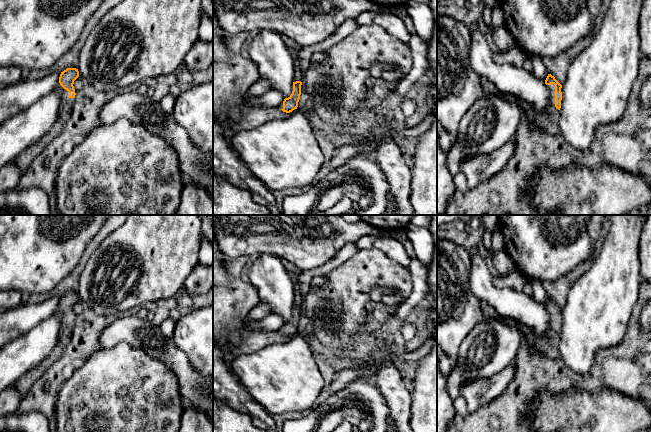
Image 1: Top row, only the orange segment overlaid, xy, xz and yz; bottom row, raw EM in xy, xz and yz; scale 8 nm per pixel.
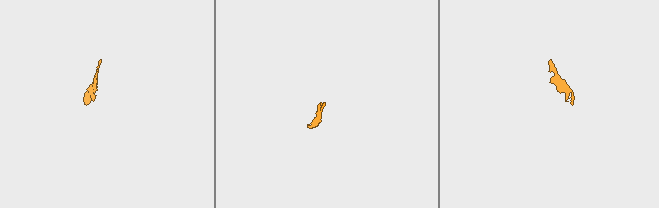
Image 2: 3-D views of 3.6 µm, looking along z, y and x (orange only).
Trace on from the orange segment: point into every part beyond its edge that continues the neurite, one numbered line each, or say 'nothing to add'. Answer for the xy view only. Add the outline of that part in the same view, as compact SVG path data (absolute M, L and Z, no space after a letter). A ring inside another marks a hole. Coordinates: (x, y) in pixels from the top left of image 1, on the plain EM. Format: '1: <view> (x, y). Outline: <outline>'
1: xy (23, 384). Outline: M59 305L55 310L55 314L62 315L61 329L56 346L36 368L31 369L13 384L20 393L22 399L29 392L33 384L61 358L65 347L71 339L72 329L75 322L68 321L68 315L60 309Z

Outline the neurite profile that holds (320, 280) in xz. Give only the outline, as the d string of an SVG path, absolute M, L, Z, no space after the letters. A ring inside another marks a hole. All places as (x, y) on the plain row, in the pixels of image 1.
M327 274L318 275L312 279L310 288L315 289L326 285L326 283L327 283Z

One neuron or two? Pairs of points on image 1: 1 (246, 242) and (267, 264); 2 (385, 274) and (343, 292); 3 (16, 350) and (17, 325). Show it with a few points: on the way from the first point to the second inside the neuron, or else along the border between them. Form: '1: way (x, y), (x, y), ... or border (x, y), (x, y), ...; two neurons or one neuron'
1: border (260, 254), (275, 254), (280, 258); two neurons
2: way (375, 273), (362, 273), (353, 282); one neuron
3: border (38, 323), (10, 341); two neurons

